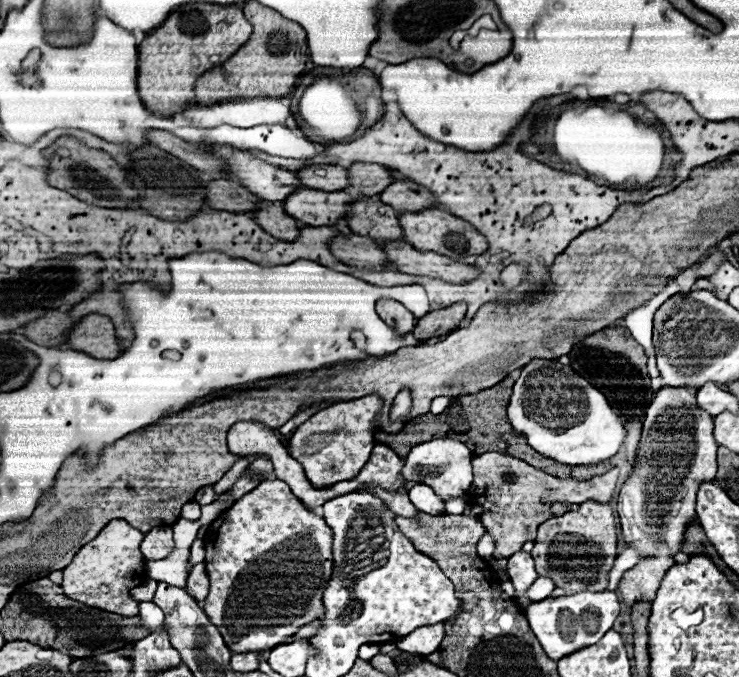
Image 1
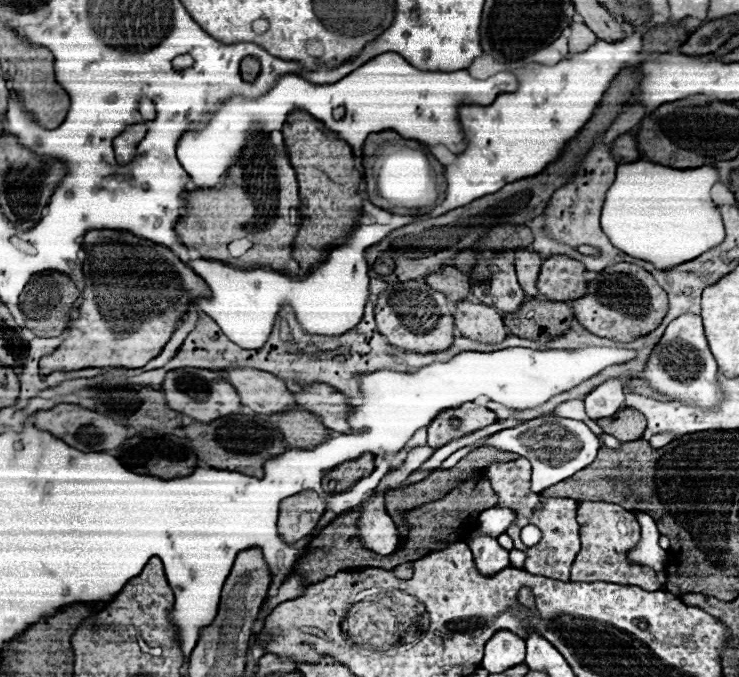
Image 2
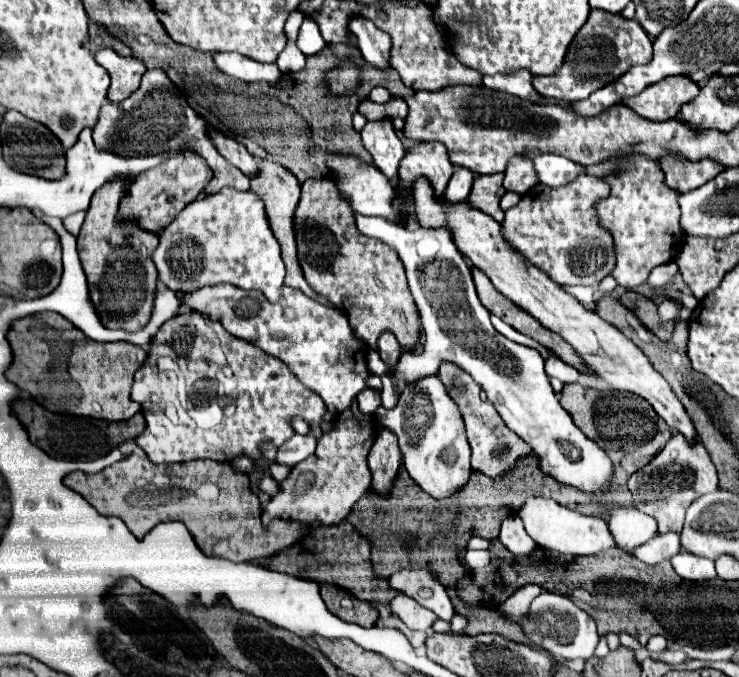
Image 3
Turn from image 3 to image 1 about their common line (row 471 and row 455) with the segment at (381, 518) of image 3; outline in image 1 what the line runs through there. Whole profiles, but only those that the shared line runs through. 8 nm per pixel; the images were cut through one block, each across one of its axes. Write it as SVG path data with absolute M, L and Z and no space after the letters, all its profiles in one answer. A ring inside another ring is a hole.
M516 372L508 374L498 386L494 388L488 388L484 392L476 392L476 394L462 394L462 396L456 396L452 398L450 406L434 416L434 414L422 414L422 416L416 416L412 418L410 422L406 422L406 426L402 428L402 432L398 434L388 434L388 432L376 432L374 438L376 442L380 444L386 444L390 446L392 450L396 450L396 454L400 458L406 458L406 454L410 452L410 446L416 446L418 442L426 442L430 438L444 438L444 436L450 436L450 438L458 438L460 442L466 442L466 446L470 448L472 454L484 454L486 450L498 450L498 452L506 452L510 456L516 456L536 468L542 468L558 478L590 478L594 474L600 474L602 470L610 470L612 464L610 460L598 464L598 466L566 466L566 464L560 464L560 462L554 462L552 458L542 458L540 454L536 454L536 450L530 450L526 446L526 442L522 442L522 438L518 438L518 434L514 434L510 422L506 422L506 402L508 402L508 396L510 396L510 386L514 384L514 376Z

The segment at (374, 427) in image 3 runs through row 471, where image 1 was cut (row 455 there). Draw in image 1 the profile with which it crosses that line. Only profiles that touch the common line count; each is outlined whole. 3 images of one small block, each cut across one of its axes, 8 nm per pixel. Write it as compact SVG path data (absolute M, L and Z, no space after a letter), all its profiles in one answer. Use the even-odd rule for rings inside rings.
M376 394L338 402L316 412L312 418L296 428L288 452L304 466L304 472L312 486L322 488L336 482L352 480L358 470L364 468L374 448L374 432L378 430L376 418L382 412L382 406L384 400Z

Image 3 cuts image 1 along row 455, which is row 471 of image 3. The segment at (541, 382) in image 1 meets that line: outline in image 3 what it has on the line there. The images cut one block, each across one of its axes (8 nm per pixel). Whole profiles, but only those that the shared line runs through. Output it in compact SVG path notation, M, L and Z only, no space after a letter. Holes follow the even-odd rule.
M353 210L352 213L360 232L382 240L398 252L408 276L412 298L420 310L426 348L422 353L402 353L398 366L394 368L398 382L416 382L434 374L446 360L450 360L450 364L458 364L458 368L468 372L482 386L504 424L530 444L542 472L552 476L556 482L590 496L608 492L614 480L614 464L608 454L586 438L572 422L570 414L560 406L550 380L546 378L544 358L540 352L516 344L494 330L490 324L490 312L476 296L470 266L456 250L450 234L442 228L400 228L382 217L365 217Z

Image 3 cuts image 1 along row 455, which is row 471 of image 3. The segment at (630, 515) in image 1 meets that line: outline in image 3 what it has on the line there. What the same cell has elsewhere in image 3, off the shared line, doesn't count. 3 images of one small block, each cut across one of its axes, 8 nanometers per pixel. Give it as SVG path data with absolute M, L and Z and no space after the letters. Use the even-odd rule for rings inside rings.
M674 434L664 450L660 450L644 468L628 480L634 506L658 520L658 532L680 532L686 508L698 498L718 488L716 468L700 442L686 442L682 434Z

